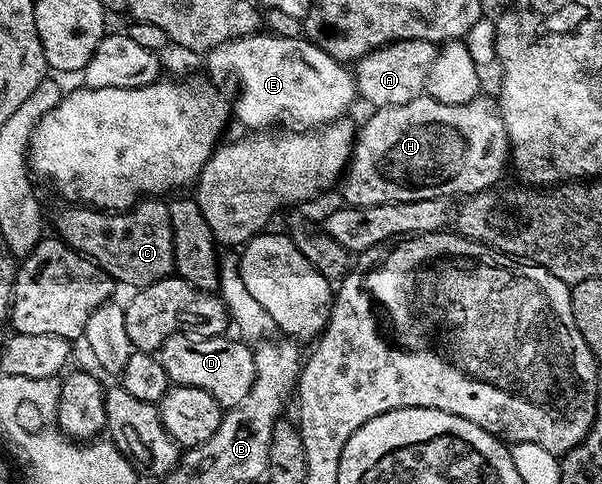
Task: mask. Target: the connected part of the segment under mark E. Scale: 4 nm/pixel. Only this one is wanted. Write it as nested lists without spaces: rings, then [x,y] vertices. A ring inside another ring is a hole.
[[[260,31],[251,37],[230,41],[206,54],[207,69],[213,76],[235,76],[239,80],[239,98],[233,101],[234,116],[239,116],[240,123],[248,125],[246,128],[251,131],[266,130],[271,124],[279,127],[282,121],[287,124],[284,126],[304,130],[340,120],[346,114],[343,112],[357,101],[352,70],[344,62],[334,61],[328,53],[321,51],[321,47],[302,35],[278,37],[267,32]]]

